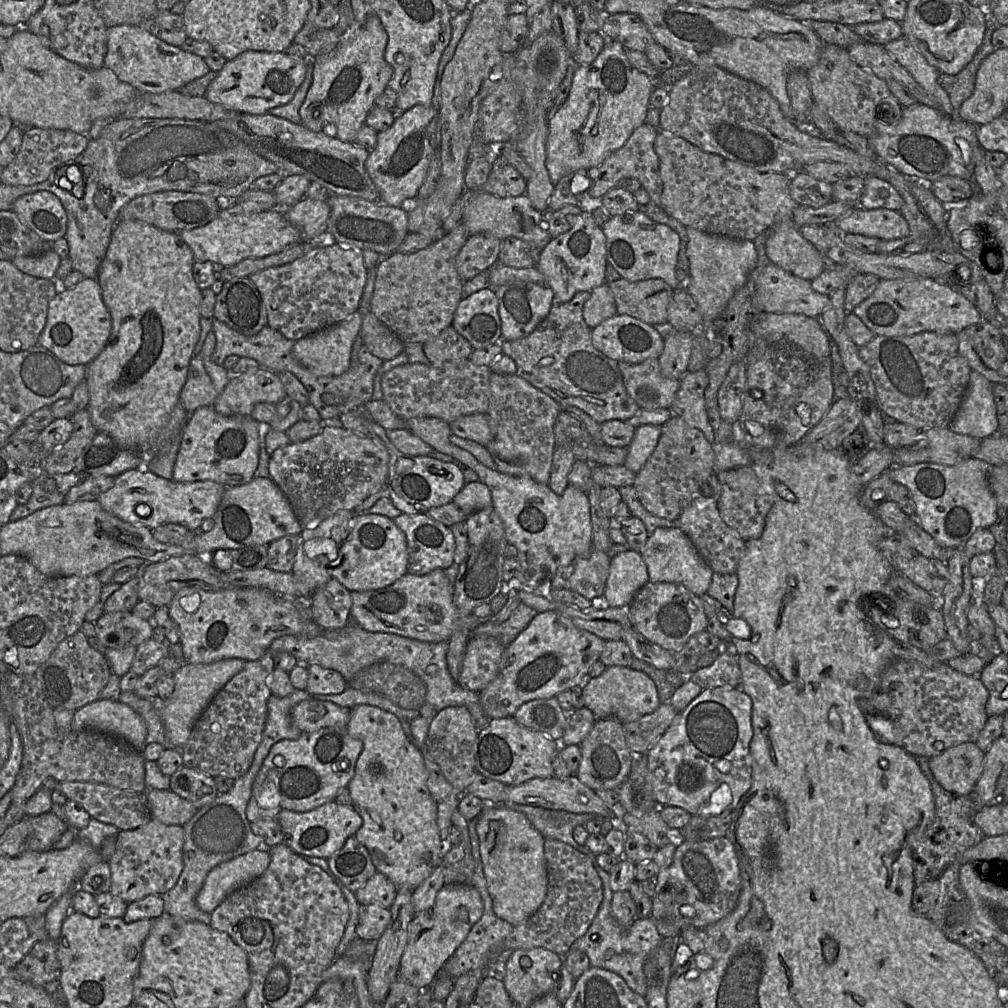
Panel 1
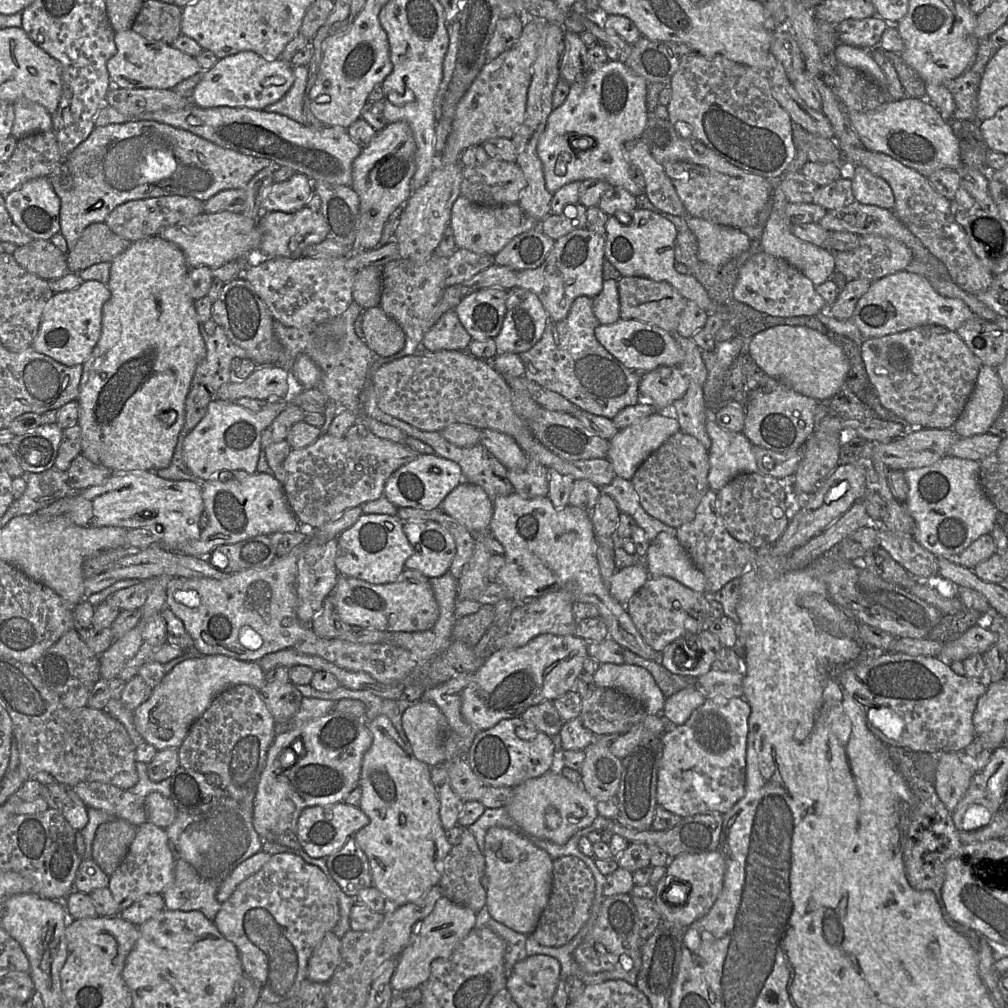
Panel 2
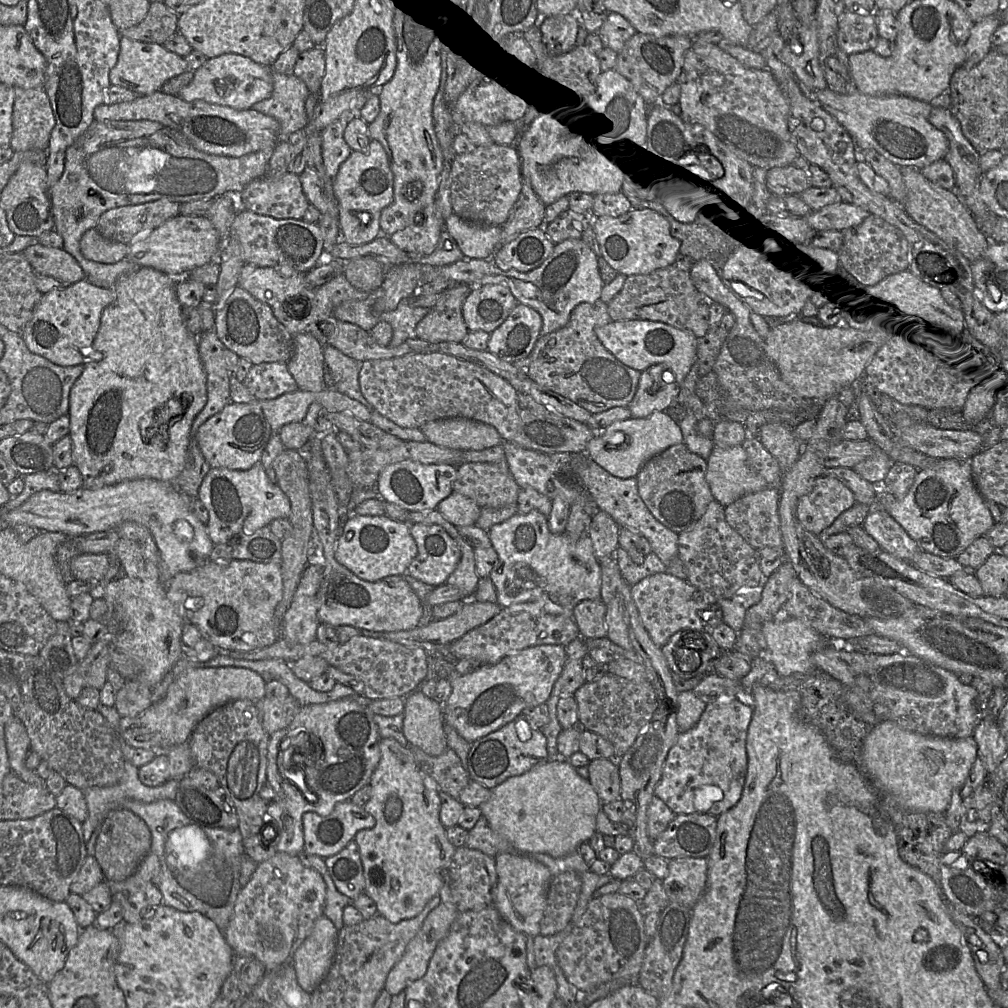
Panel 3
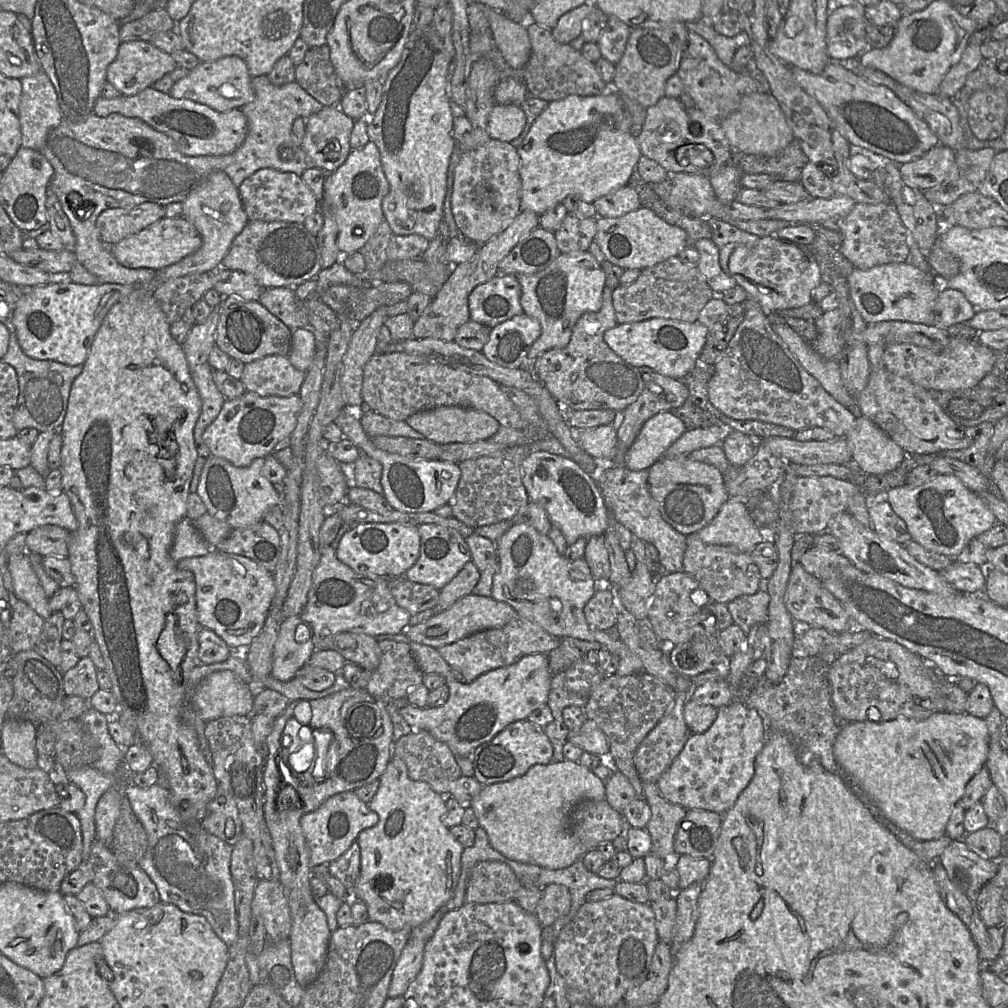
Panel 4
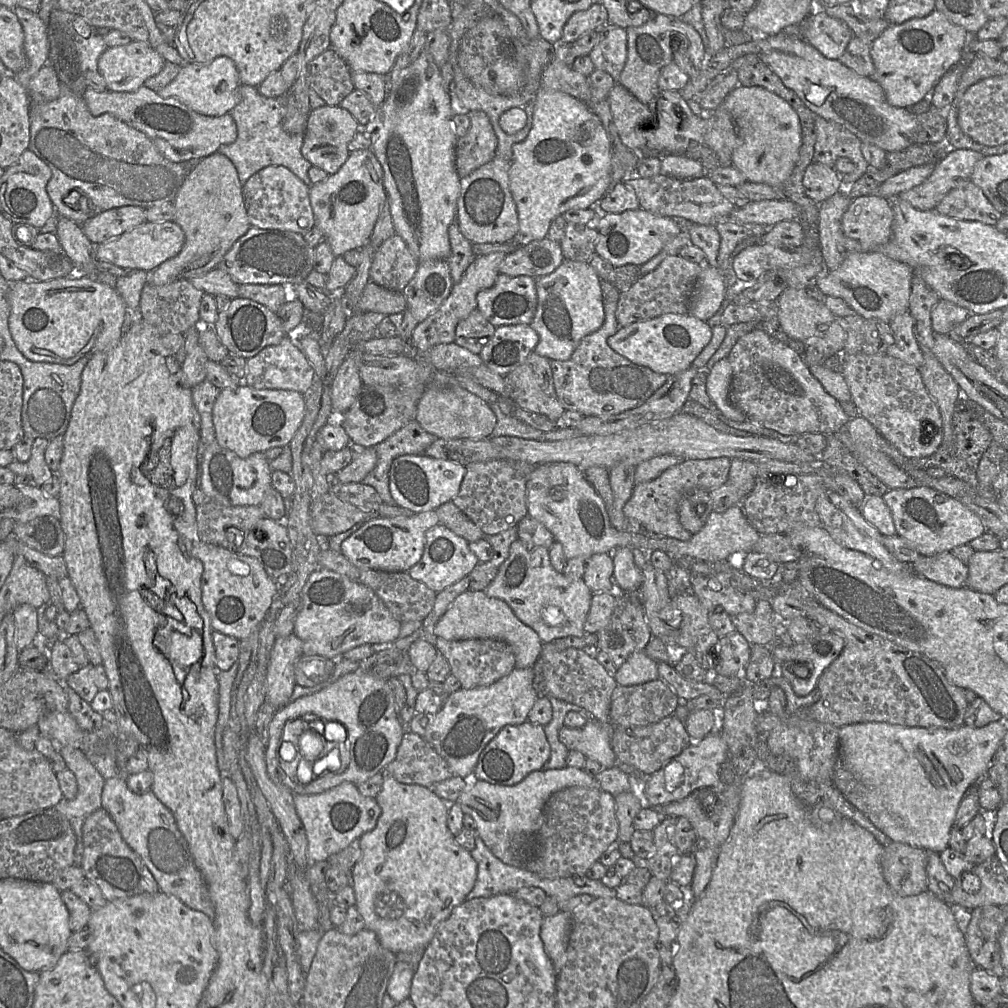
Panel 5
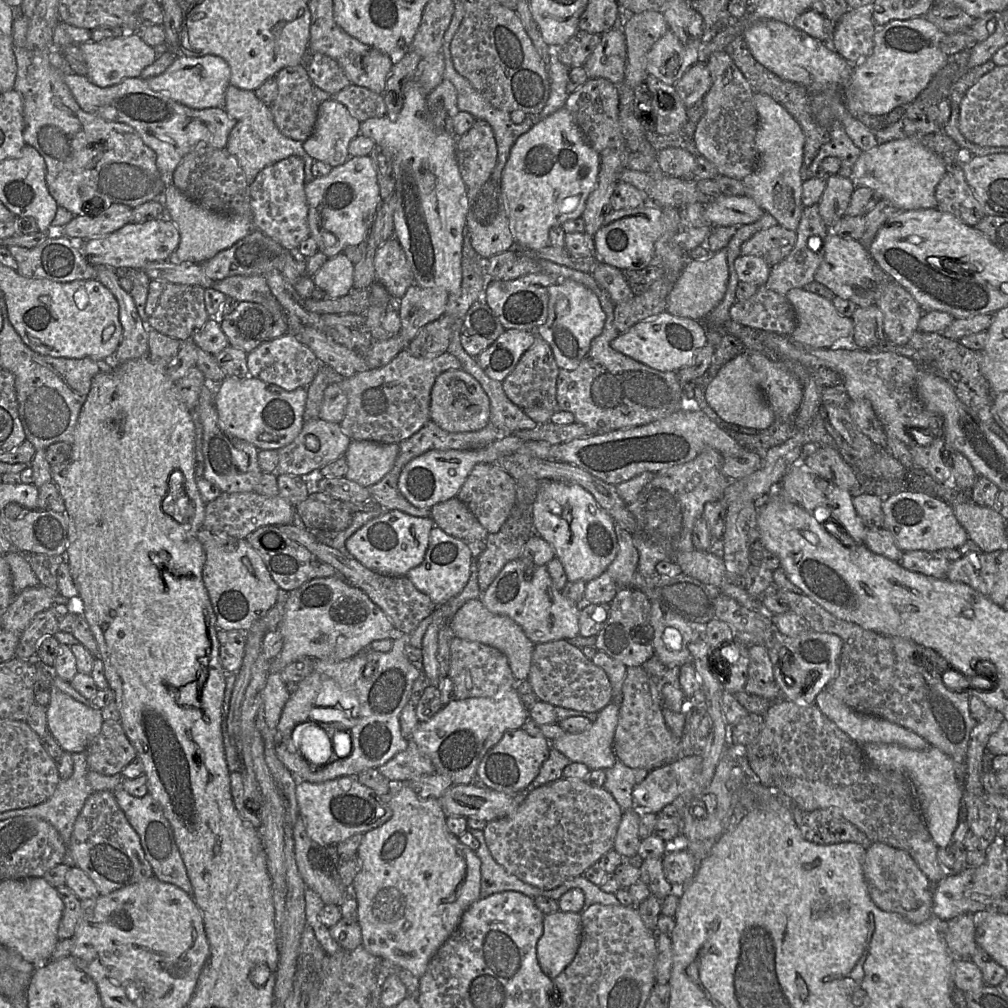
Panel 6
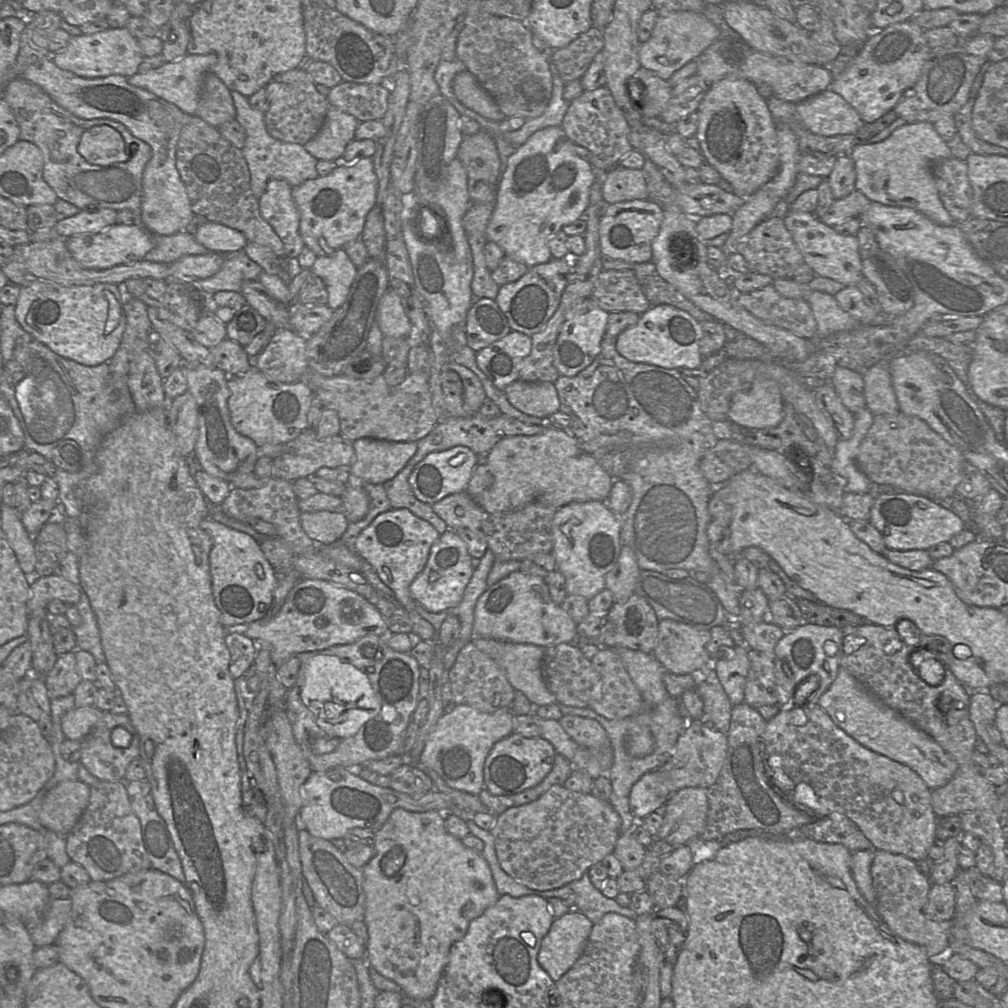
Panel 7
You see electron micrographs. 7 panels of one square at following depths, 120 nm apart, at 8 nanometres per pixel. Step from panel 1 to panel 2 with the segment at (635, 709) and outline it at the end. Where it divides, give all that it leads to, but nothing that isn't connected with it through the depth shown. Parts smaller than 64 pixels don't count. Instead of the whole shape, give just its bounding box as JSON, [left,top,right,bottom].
[593,664,666,715]

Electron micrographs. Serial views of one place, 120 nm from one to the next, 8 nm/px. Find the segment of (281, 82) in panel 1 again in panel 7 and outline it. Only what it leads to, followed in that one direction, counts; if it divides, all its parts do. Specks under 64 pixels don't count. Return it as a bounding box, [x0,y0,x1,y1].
[126,54,217,115]

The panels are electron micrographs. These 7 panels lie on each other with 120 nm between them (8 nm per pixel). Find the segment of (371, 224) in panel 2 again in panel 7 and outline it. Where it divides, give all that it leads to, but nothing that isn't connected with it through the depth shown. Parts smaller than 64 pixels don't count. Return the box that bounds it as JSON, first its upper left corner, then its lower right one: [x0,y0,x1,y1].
[292,158,378,257]

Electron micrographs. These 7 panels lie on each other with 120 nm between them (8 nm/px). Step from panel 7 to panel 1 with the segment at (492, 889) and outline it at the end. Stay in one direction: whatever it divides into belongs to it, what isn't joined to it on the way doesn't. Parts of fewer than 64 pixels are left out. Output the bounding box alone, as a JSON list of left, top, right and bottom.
[346,705,447,891]

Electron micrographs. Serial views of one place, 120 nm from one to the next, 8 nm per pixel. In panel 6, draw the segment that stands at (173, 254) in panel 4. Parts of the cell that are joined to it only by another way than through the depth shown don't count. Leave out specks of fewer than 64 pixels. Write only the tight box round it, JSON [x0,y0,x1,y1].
[82,218,180,269]

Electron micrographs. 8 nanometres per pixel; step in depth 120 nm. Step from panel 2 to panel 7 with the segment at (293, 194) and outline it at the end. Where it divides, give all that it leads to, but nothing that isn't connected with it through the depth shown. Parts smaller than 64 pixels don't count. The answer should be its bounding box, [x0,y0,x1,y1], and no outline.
[258,179,305,258]

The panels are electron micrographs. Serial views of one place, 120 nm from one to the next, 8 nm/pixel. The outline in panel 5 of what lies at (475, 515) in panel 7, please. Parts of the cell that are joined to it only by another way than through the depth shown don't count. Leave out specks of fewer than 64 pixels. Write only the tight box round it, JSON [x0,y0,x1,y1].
[435,501,485,543]

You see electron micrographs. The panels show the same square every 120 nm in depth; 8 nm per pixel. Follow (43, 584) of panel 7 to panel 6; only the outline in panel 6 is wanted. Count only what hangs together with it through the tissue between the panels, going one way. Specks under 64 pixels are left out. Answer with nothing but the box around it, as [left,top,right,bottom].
[1,585,68,633]

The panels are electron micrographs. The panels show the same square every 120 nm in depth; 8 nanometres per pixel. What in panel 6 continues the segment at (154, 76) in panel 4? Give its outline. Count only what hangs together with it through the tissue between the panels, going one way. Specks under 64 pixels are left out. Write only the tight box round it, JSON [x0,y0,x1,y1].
[80,32,157,87]

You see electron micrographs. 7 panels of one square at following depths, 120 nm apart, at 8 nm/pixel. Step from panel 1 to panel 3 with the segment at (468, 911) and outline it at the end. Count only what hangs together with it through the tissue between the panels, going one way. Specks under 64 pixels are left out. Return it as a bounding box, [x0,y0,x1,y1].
[384,902,458,996]

